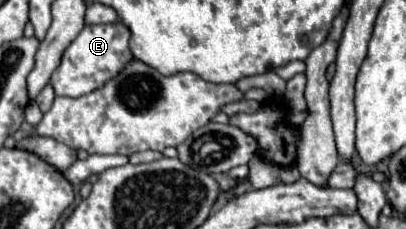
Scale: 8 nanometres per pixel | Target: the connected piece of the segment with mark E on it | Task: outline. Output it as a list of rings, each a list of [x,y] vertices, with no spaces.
[[[123,23],[109,25],[85,25],[83,31],[75,37],[75,41],[65,49],[61,65],[51,77],[51,87],[55,95],[65,97],[81,97],[97,87],[103,87],[109,79],[119,75],[127,61],[133,59],[129,49],[129,29]]]

